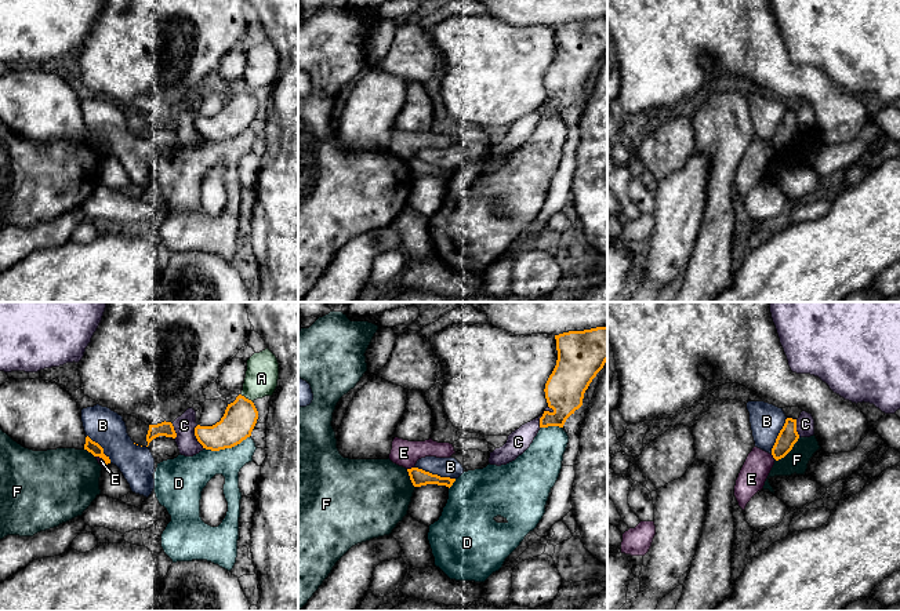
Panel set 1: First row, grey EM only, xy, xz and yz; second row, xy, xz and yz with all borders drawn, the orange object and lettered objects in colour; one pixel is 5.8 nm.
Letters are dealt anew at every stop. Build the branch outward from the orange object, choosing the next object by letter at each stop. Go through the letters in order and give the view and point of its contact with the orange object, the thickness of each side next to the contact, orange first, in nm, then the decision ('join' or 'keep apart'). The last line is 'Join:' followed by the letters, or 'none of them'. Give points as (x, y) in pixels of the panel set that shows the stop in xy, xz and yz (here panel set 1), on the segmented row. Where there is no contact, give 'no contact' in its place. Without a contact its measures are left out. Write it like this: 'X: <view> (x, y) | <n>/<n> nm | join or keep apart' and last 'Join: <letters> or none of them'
A: xy (245, 397) | 190/190 nm | keep apart
B: xz (435, 475) | 100/110 nm | keep apart
C: xz (541, 417) | 220/130 nm | keep apart
D: xy (227, 447) | 190/200 nm | keep apart
E: xz (412, 468) | 100/150 nm | keep apart
F: yz (788, 451) | 110/140 nm | keep apart
Join: none of them

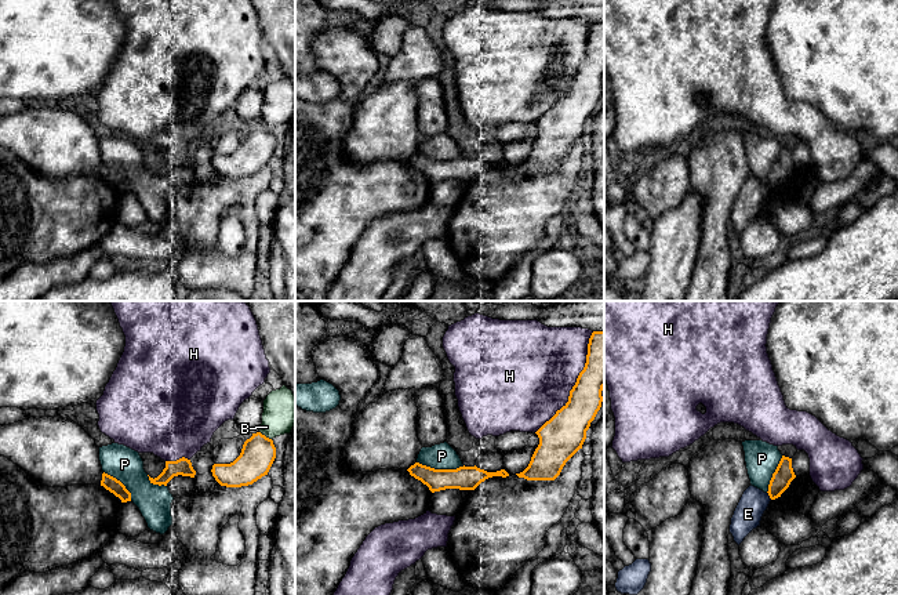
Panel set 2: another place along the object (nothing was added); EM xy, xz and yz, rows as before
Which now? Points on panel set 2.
B: xy (264, 435) | 200/220 nm | keep apart
E: yz (769, 494) | 120/160 nm | keep apart
H: xz (575, 383) | 220/480 nm | keep apart
P: xz (440, 470) | 140/150 nm | keep apart
Join: none of them

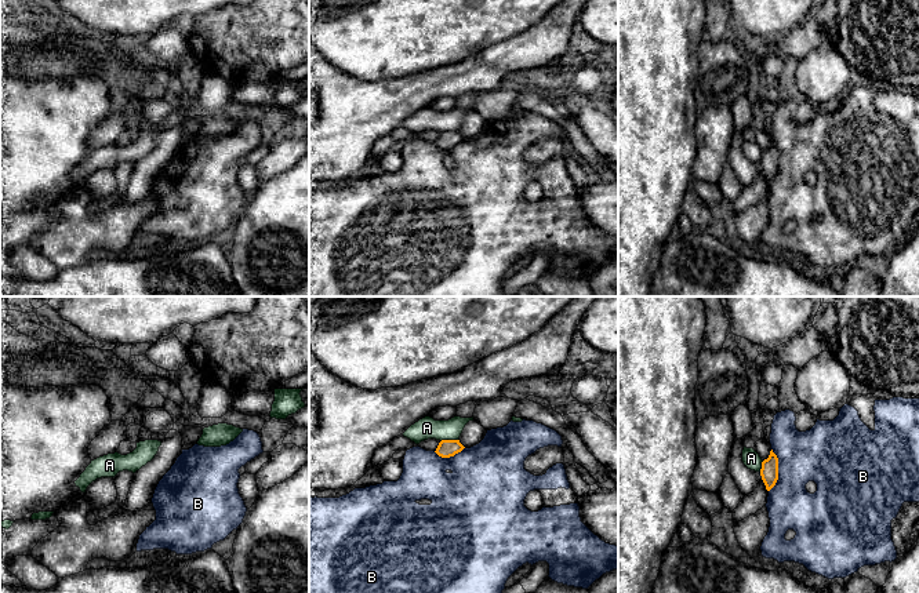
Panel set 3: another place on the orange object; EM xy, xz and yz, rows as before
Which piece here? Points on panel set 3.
A: xz (449, 440) | 110/130 nm | keep apart
B: yz (777, 470) | 110/300 nm | keep apart
Join: none of them

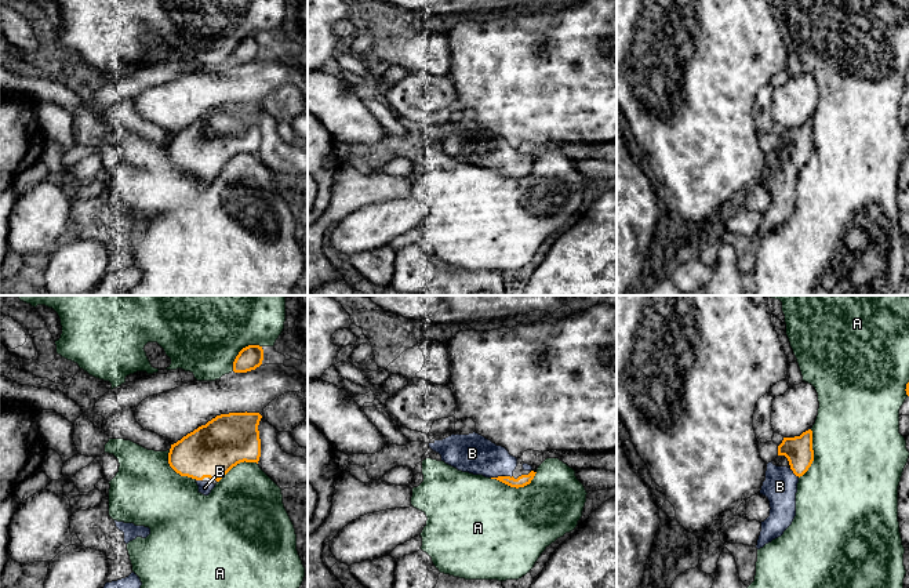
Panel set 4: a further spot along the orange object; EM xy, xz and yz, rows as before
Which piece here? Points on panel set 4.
A: xz (515, 486) | 70/480 nm | keep apart
B: xz (501, 476) | 70/220 nm | join
Join: B

